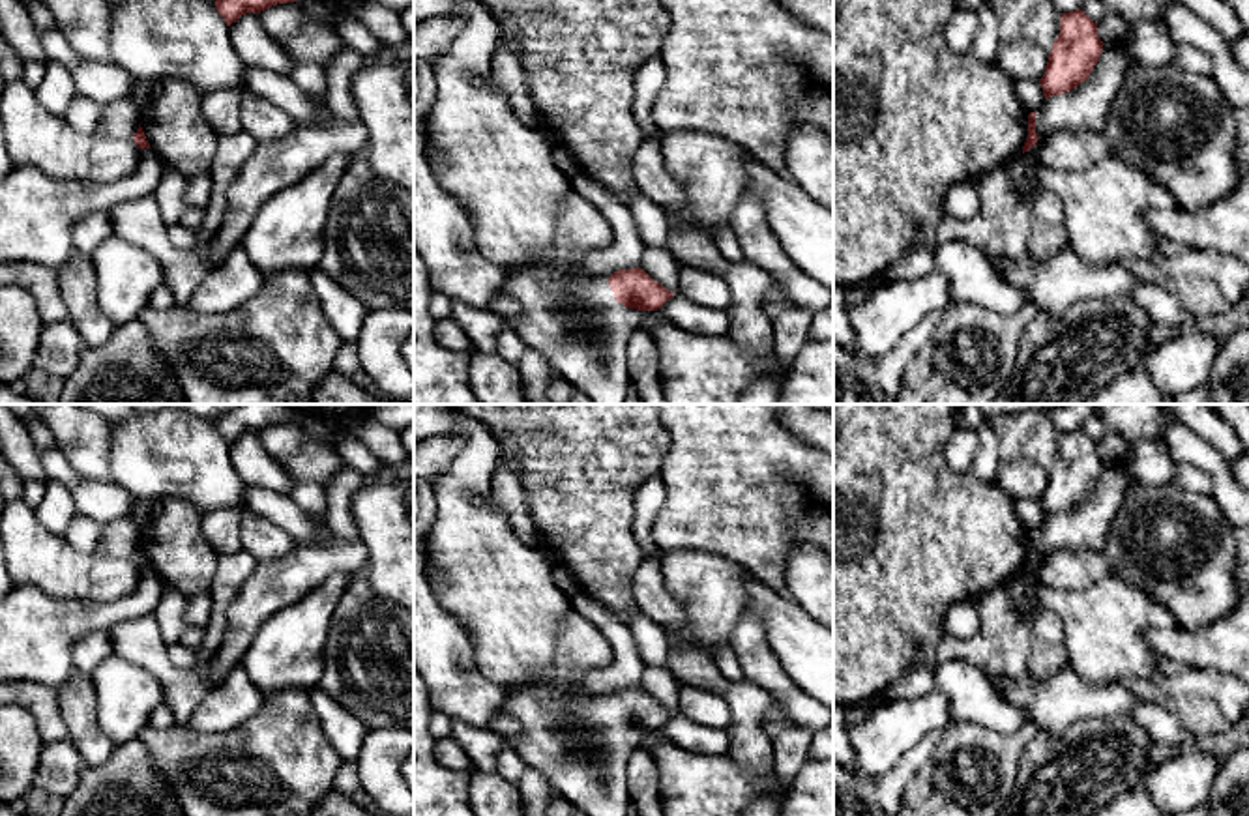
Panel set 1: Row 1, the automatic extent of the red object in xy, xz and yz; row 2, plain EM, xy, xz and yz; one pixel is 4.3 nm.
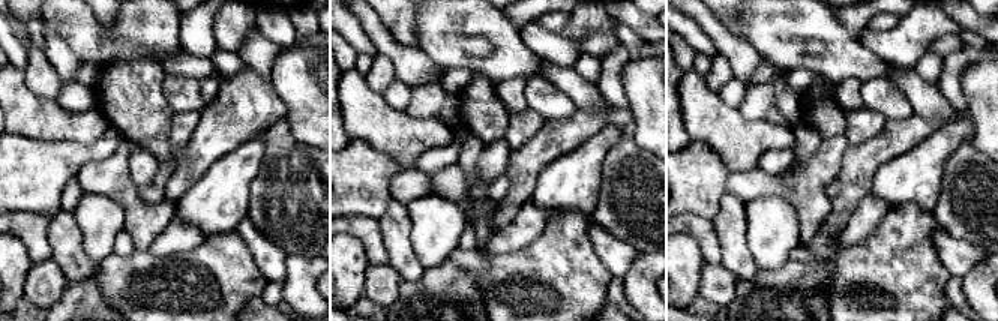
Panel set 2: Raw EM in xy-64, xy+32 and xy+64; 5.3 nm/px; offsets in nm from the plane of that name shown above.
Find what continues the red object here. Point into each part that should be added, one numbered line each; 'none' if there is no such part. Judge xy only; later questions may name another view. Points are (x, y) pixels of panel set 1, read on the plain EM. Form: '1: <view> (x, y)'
none

